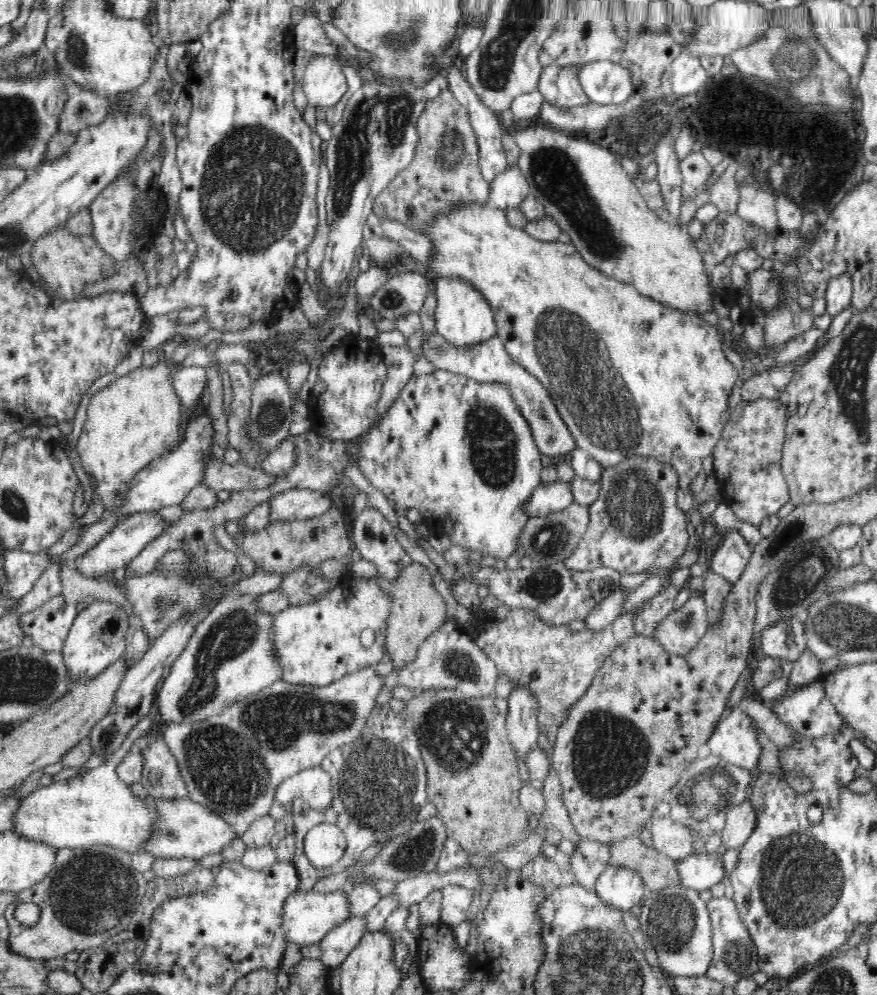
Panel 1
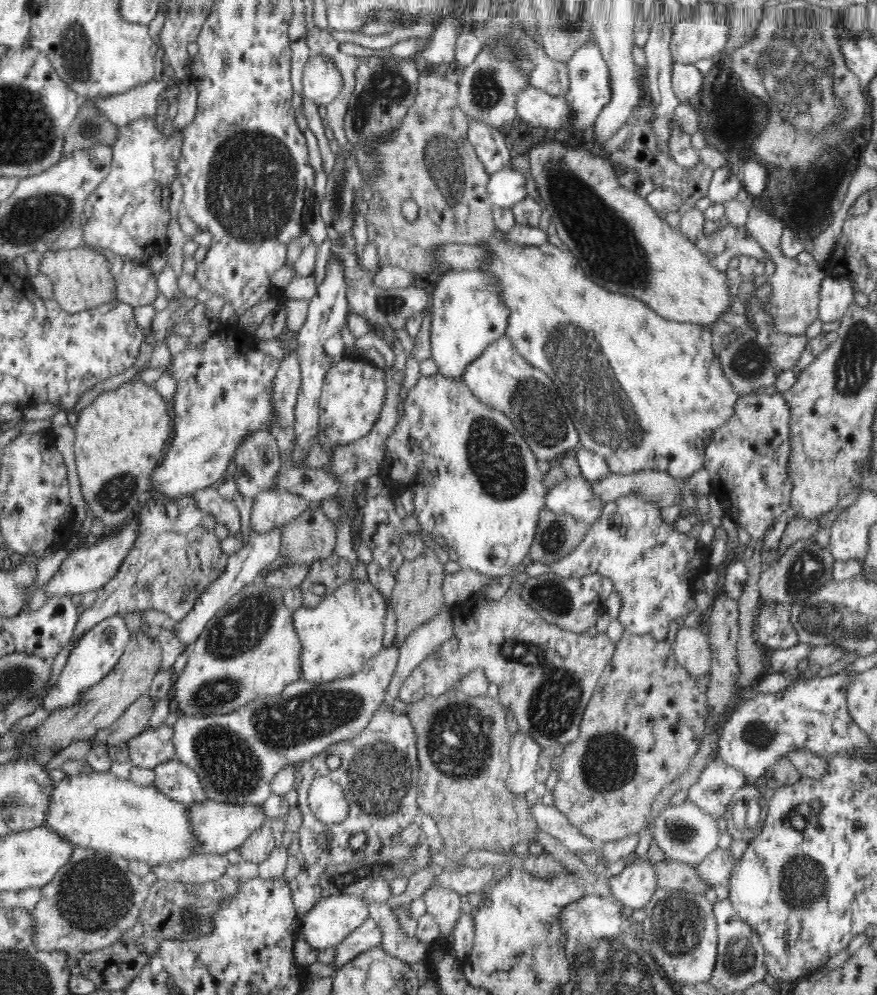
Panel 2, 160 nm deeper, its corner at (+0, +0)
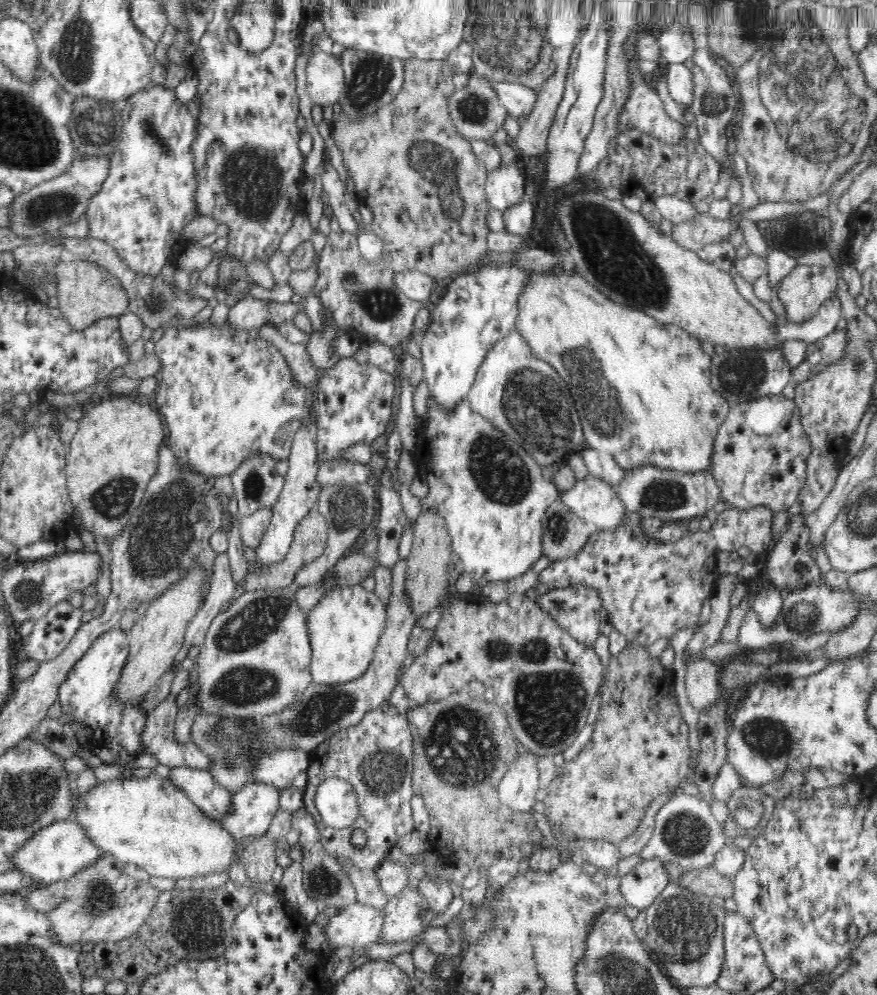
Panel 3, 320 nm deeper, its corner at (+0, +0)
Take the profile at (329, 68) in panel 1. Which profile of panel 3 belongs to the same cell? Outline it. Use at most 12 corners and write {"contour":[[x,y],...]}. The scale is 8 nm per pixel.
{"contour":[[314,50],[306,92],[314,104],[334,105],[345,85],[341,59]]}

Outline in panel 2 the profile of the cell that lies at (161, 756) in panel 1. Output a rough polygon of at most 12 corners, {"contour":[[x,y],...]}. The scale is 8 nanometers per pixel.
{"contour":[[178,759],[154,766],[154,787],[190,807],[208,801],[194,769]]}

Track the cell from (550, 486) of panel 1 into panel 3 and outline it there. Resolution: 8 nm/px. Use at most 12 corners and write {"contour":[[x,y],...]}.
{"contour":[[568,464],[552,483],[590,535],[614,530],[629,513],[615,486]]}

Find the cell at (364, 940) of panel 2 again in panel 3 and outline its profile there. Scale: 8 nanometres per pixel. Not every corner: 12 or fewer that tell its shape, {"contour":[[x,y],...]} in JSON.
{"contour":[[420,896],[387,902],[380,943],[404,942],[425,930]]}

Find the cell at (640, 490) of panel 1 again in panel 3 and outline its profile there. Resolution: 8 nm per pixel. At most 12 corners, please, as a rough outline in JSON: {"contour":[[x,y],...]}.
{"contour":[[770,508],[658,542],[638,513],[539,573],[593,588],[647,649],[698,622],[716,554],[768,551]]}

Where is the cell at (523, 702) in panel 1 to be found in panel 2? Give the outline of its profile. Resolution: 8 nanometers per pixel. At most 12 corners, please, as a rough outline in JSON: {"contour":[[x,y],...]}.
{"contour":[[519,730],[510,738],[514,795],[533,790],[541,746]]}

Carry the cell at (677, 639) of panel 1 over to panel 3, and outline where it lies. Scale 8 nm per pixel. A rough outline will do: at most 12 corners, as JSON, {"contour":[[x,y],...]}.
{"contour":[[704,658],[686,666],[685,688],[698,711],[720,696],[719,667]]}

